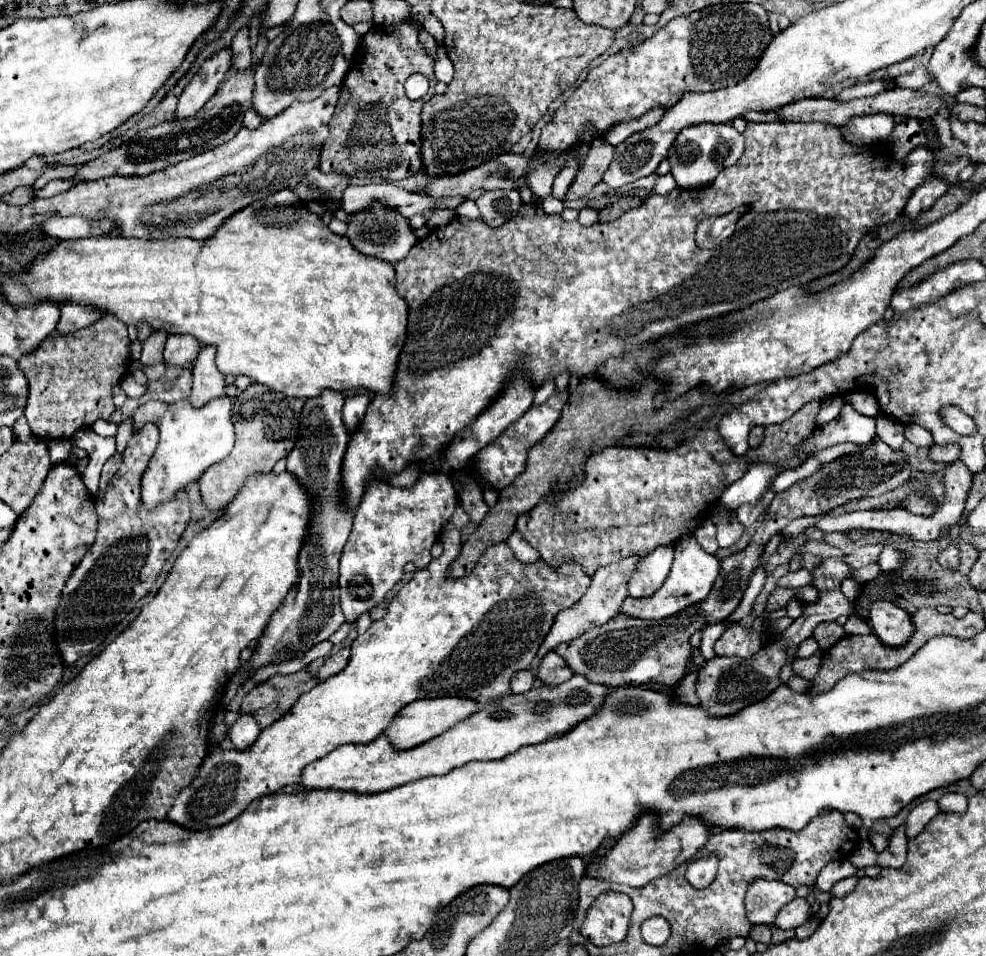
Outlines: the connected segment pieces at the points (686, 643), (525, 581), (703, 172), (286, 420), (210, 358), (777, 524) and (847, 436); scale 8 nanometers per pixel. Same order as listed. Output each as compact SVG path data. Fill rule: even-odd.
M764 517L750 545L742 553L734 553L722 559L720 573L712 585L710 595L704 601L694 603L692 607L686 607L684 611L670 615L666 619L648 621L648 619L632 619L628 615L616 615L612 621L596 625L568 643L560 643L558 647L554 647L554 651L560 657L564 657L564 661L574 673L584 675L590 683L606 685L610 689L622 685L654 683L654 681L676 685L684 677L686 663L692 653L690 635L710 623L722 623L734 613L734 609L742 601L742 595L748 587L752 573L760 565L760 557L772 535L776 533L766 533L766 517Z
M498 543L488 549L476 565L476 571L464 579L450 579L448 563L434 559L428 567L416 571L396 593L388 605L386 617L374 621L366 633L352 641L352 657L344 671L316 683L316 687L304 693L284 717L262 729L252 747L244 751L220 747L210 749L196 779L180 791L166 819L192 831L226 825L236 819L250 805L250 801L276 793L284 787L298 785L304 767L326 757L336 747L346 743L370 743L392 723L404 705L420 697L456 695L478 703L500 699L510 691L510 677L516 671L532 667L538 647L546 639L554 617L562 609L574 607L588 587L590 577L584 575L578 565L566 563L554 571L544 561L538 561L528 569L528 565L514 557L506 543Z
M728 123L690 125L678 133L676 141L668 151L670 173L674 175L676 185L682 189L708 187L708 183L712 183L722 169L732 167L742 157L742 153L744 153L744 137L732 125Z
M252 383L246 391L242 391L236 397L236 409L234 409L236 445L228 457L208 467L208 471L204 471L204 475L198 481L202 499L210 509L224 509L238 495L248 477L272 471L276 461L290 455L298 439L300 429L298 417L302 413L302 407L304 407L302 399L284 397L282 393L276 393L258 383Z
M204 345L196 357L196 363L192 365L194 387L192 387L190 403L194 407L202 407L204 403L224 395L226 381L214 363L214 357L216 357L216 347Z
M876 441L874 447L866 449L858 457L842 457L834 463L828 463L822 467L822 471L814 473L812 477L794 483L782 493L776 493L774 501L770 503L770 513L774 519L772 529L780 531L784 521L794 521L804 515L824 515L852 499L878 497L886 491L904 485L910 479L910 471L912 469L908 465L908 457L904 451L894 451L884 441Z
M844 405L834 421L816 429L816 435L812 435L808 447L804 447L806 451L804 459L836 443L868 443L874 437L876 437L876 421L872 417L856 415L852 407Z

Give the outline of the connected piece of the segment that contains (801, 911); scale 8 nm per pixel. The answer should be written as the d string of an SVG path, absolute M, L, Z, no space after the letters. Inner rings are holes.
M794 899L792 903L782 907L782 911L776 915L772 925L778 929L796 929L802 923L806 923L810 917L812 917L812 911L810 911L808 901L806 899Z

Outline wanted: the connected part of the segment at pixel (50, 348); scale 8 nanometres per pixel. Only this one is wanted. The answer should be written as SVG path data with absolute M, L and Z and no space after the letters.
M106 315L100 321L68 335L52 331L36 351L20 359L20 369L30 383L26 419L36 437L70 439L78 429L90 427L98 419L110 419L114 413L112 389L126 375L130 359L130 339L126 325Z

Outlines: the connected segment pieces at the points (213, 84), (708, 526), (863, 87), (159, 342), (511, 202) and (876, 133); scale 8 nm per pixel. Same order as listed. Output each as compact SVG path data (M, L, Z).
M222 49L214 53L210 59L206 59L202 69L192 77L192 81L180 95L174 119L188 119L206 105L206 101L216 93L218 85L224 81L226 71L232 67L230 57L230 49Z
M704 523L700 525L696 531L694 531L694 537L696 541L704 547L706 553L716 553L718 551L718 543L716 543L716 529L712 523Z
M866 81L866 83L854 83L852 87L846 87L842 89L838 95L836 95L836 101L852 101L852 99L860 99L860 97L872 97L880 91L886 89L886 81Z
M154 329L154 333L144 341L142 357L140 357L140 361L142 361L144 365L156 365L156 363L162 363L162 361L164 361L162 351L164 351L166 337L168 337L168 333L166 333L166 331Z
M486 191L482 197L476 199L476 205L482 213L482 219L490 227L500 227L516 215L522 199L518 191Z
M876 113L876 115L862 115L862 117L852 117L846 125L840 127L842 139L854 145L874 145L874 143L884 143L894 129L892 115L886 113Z

